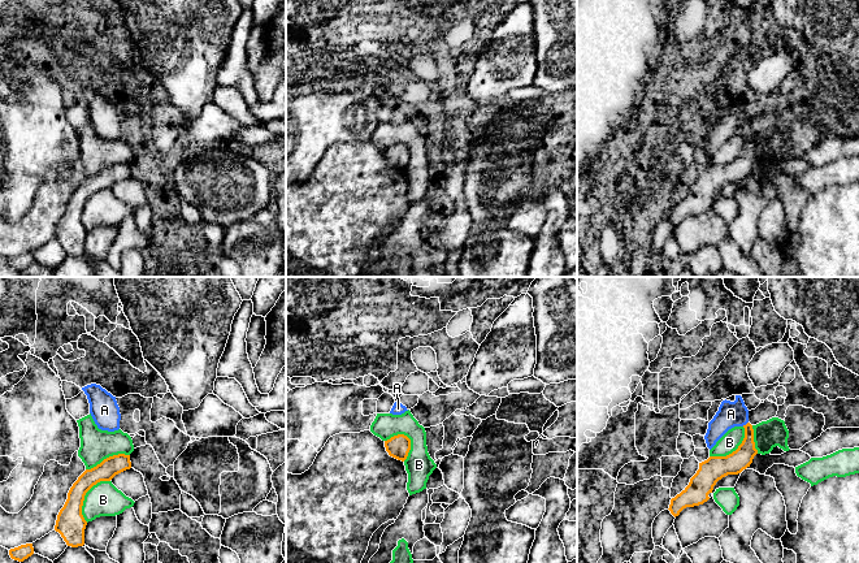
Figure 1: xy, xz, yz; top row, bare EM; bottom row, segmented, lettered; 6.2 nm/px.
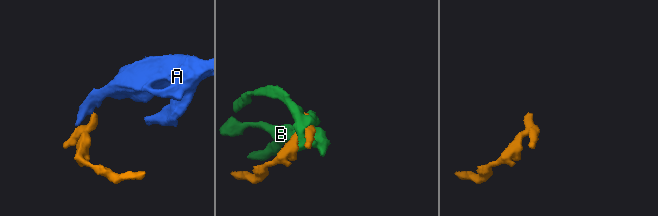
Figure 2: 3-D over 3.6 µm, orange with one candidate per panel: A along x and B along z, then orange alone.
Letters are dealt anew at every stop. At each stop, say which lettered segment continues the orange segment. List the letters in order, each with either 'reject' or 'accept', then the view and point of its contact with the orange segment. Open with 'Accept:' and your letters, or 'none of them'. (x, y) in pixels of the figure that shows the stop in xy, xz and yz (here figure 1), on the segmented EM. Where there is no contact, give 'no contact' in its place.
Accept: none of them
A: reject; contact yz (746, 424)
B: reject; contact xy (85, 494)

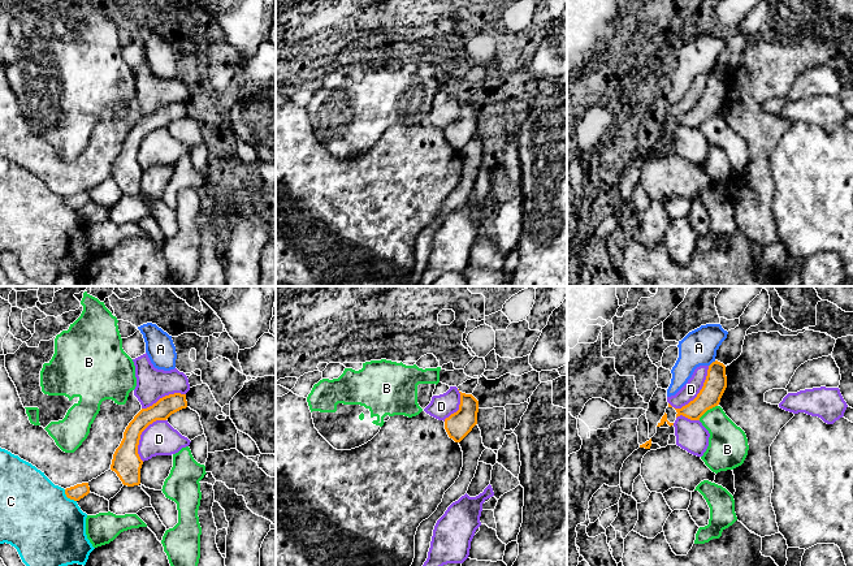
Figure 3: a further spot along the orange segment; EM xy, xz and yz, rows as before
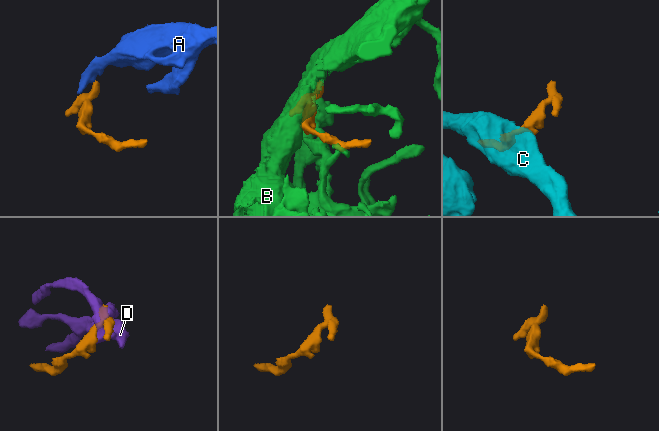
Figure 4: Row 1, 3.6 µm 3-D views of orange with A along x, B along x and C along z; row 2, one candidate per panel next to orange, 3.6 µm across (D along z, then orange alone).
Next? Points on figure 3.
Accept: none of them
A: reject; contact yz (711, 363)
B: reject; contact yz (708, 409)
C: reject; contact xy (68, 497)
D: reject; contact yz (697, 394)

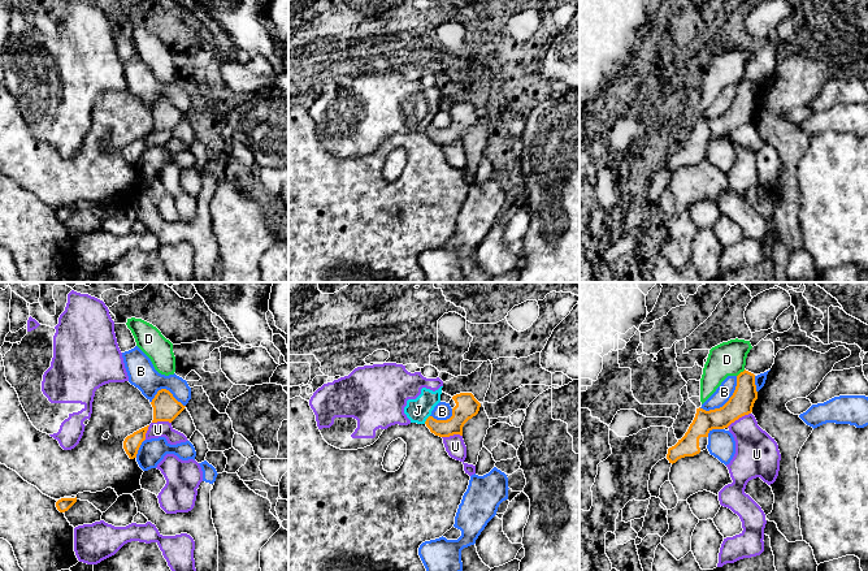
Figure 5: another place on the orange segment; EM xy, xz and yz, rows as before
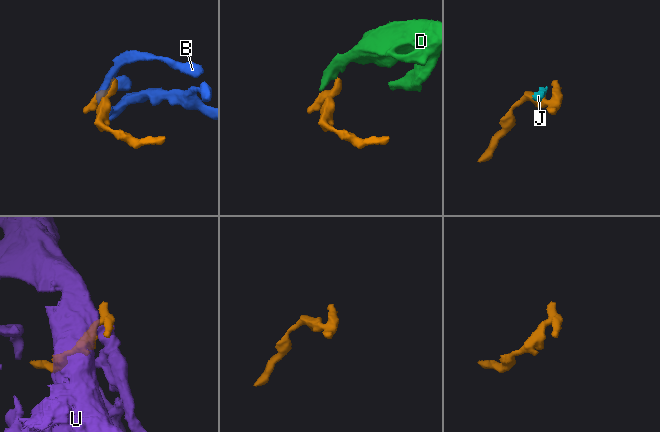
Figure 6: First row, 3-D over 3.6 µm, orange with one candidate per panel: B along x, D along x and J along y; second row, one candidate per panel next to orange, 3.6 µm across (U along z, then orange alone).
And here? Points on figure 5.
Accept: none of them
B: reject; contact yz (727, 402)
D: reject; contact yz (741, 372)
J: reject; contact xz (426, 419)
U: reject; contact yz (738, 418)

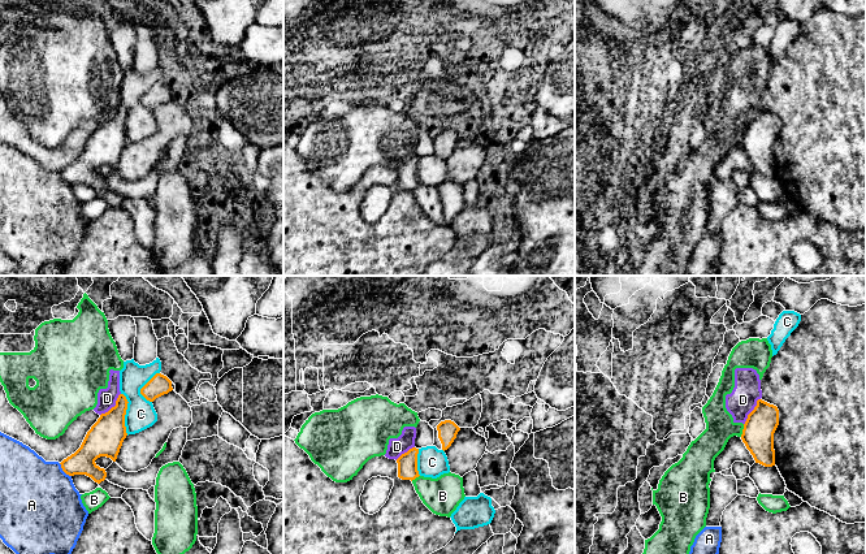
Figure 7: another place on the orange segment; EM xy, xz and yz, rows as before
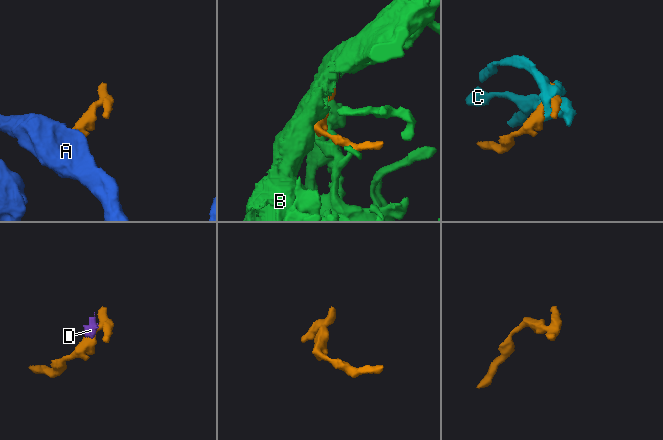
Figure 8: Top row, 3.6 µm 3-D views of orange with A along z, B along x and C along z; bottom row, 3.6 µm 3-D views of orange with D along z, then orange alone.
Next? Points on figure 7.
Accept: none of them
A: reject; contact xy (64, 471)
B: reject; contact yz (743, 431)
C: reject; contact xy (125, 414)
D: reject; contact xy (115, 406)

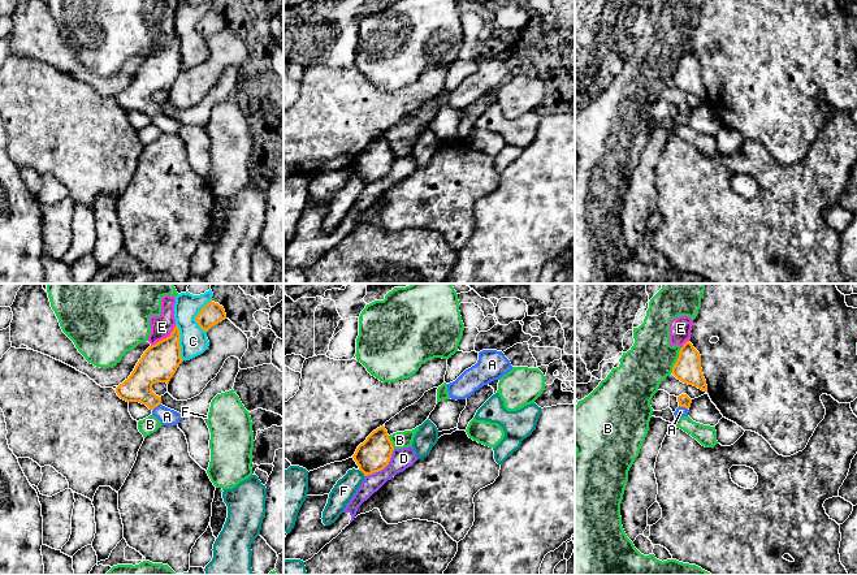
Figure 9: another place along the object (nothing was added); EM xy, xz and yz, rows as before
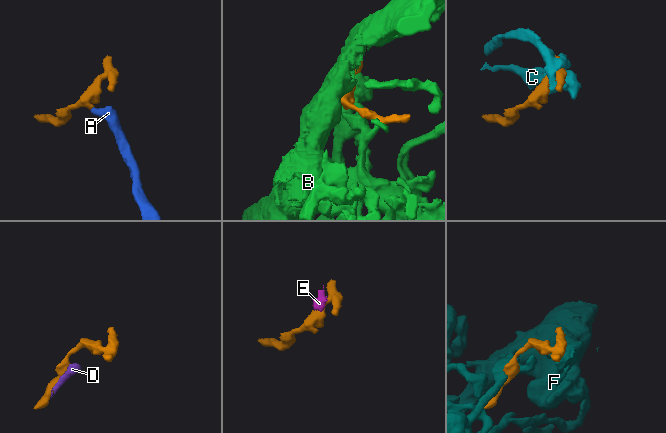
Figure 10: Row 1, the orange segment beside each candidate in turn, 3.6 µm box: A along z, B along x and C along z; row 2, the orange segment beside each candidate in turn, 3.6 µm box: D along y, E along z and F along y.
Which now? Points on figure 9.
Accept: A
A: accept; contact xy (156, 406)
B: reject; contact yz (676, 361)
C: reject; contact xy (178, 342)
D: reject; contact xz (384, 467)
E: reject; contact xy (164, 338)
F: reject; contact xz (362, 471)

